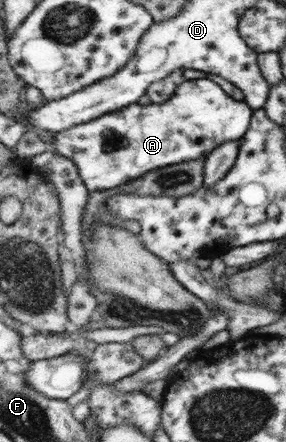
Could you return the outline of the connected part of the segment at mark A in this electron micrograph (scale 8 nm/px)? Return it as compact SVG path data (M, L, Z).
M204 77L183 82L165 103L136 103L55 133L52 144L58 155L77 166L89 192L117 191L119 186L153 169L195 161L224 142L240 140L247 133L253 114L244 101L230 98L215 82Z

